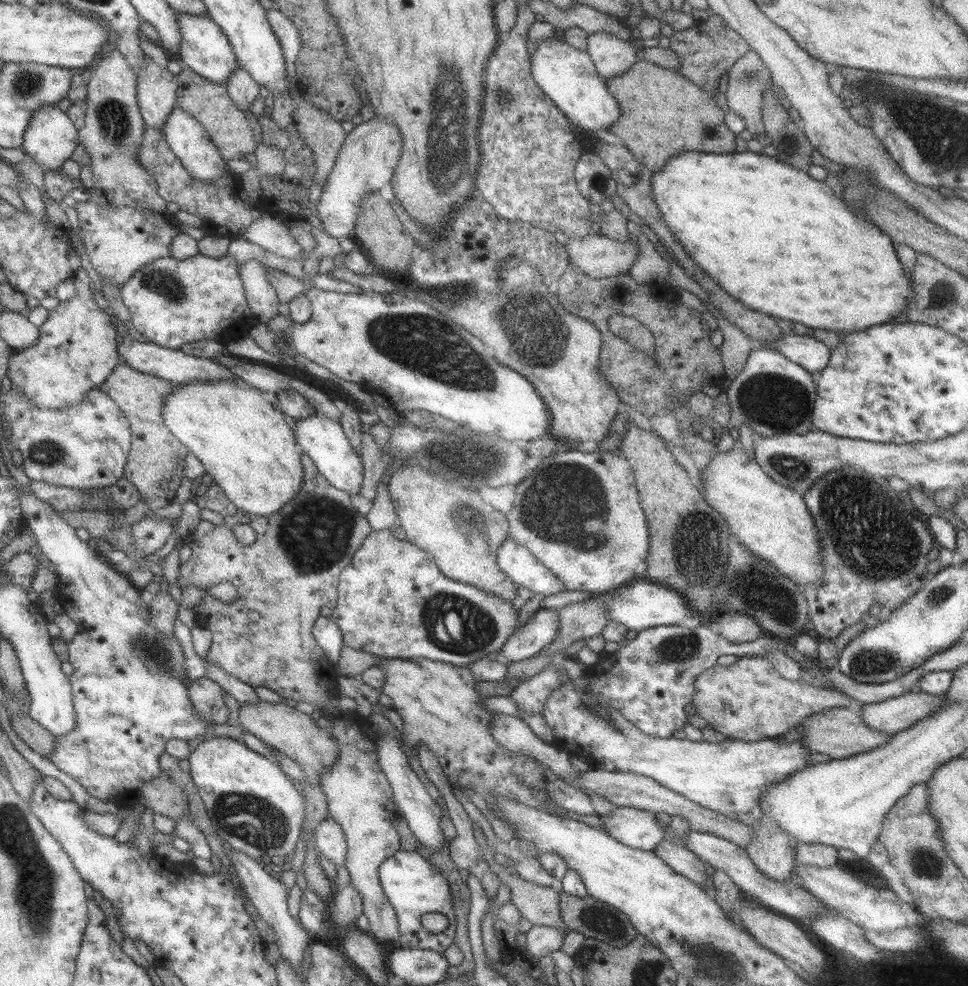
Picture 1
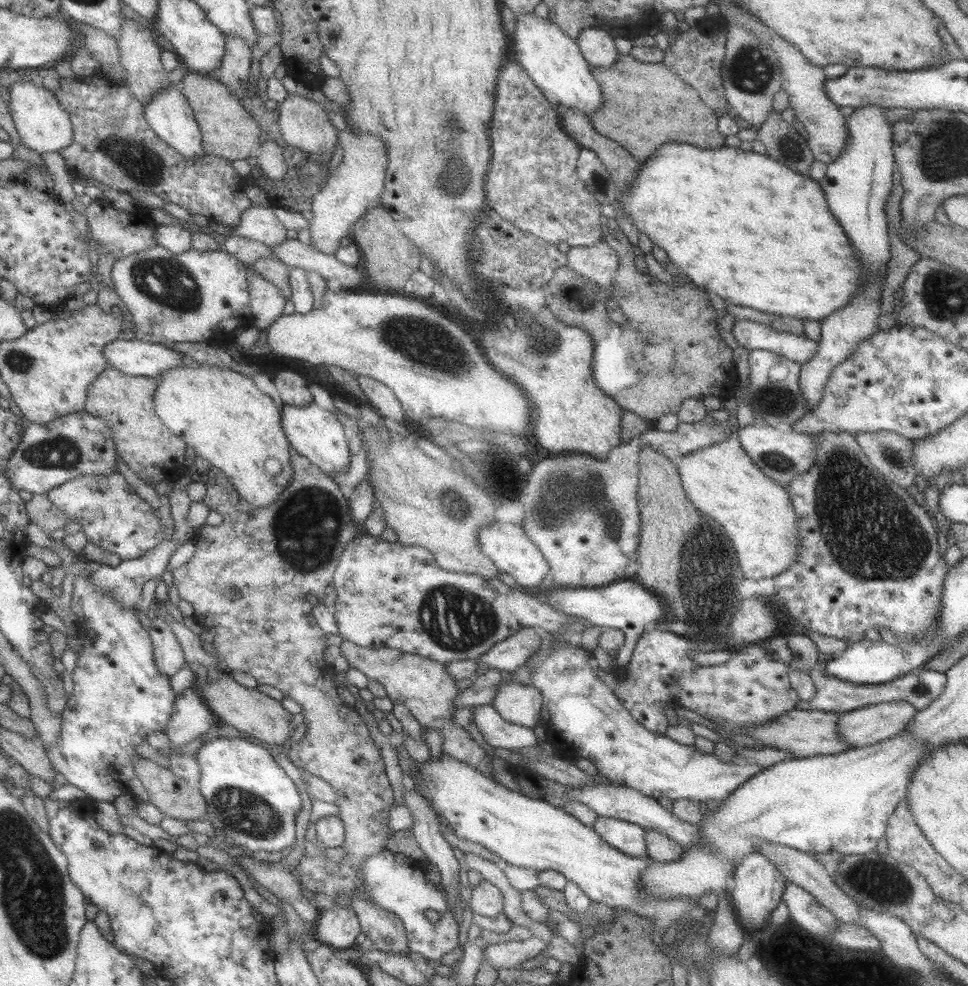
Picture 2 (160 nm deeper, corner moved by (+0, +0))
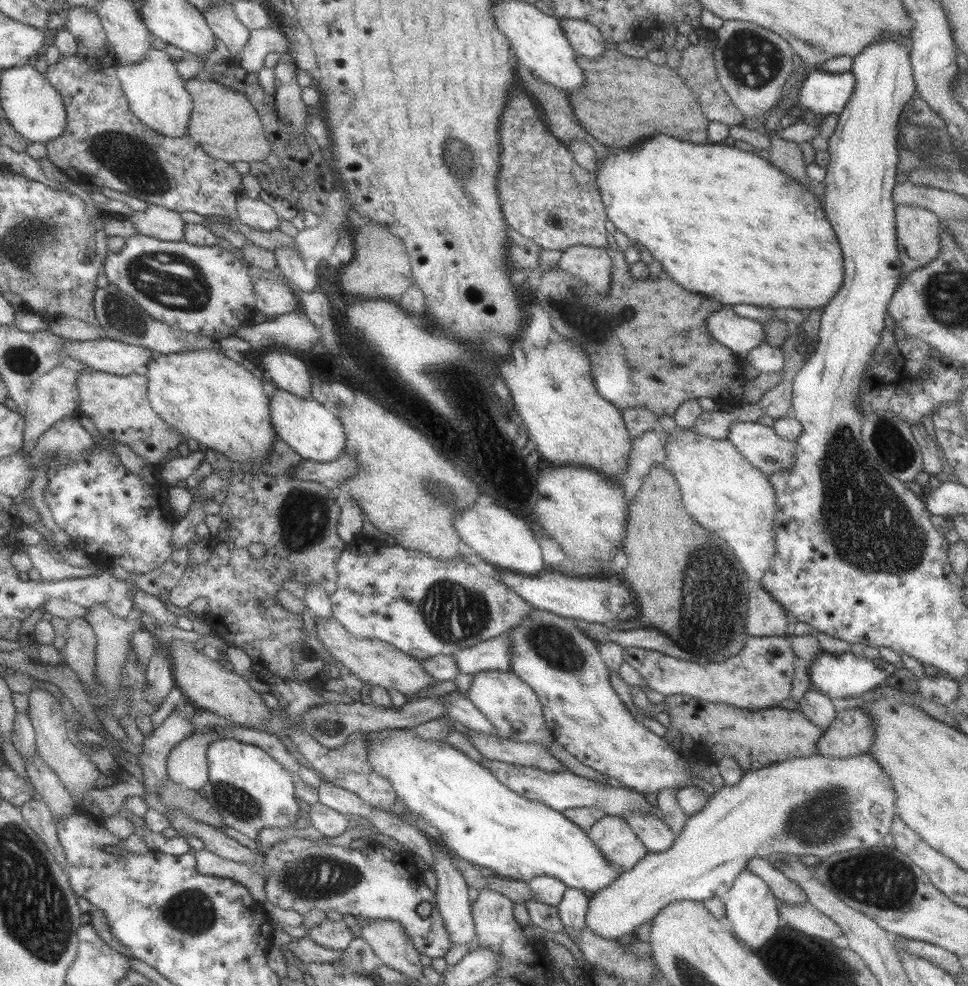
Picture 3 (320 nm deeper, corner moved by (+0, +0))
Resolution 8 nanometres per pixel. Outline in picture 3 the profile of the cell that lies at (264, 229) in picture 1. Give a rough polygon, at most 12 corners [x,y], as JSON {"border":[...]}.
{"border":[[236,198],[236,218],[249,228],[277,230],[280,219],[261,199]]}

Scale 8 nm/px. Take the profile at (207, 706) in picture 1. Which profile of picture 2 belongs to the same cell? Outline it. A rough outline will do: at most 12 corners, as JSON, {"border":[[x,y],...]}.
{"border":[[196,688],[175,696],[163,733],[169,749],[218,723]]}

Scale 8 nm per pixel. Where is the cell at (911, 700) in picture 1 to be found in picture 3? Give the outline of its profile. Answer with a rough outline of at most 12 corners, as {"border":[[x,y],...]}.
{"border":[[857,708],[835,714],[817,755],[866,754],[873,721]]}

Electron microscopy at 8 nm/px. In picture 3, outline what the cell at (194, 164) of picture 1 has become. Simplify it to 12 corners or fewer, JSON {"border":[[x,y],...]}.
{"border":[[163,49],[117,65],[130,111],[163,136],[187,135],[193,108]]}

